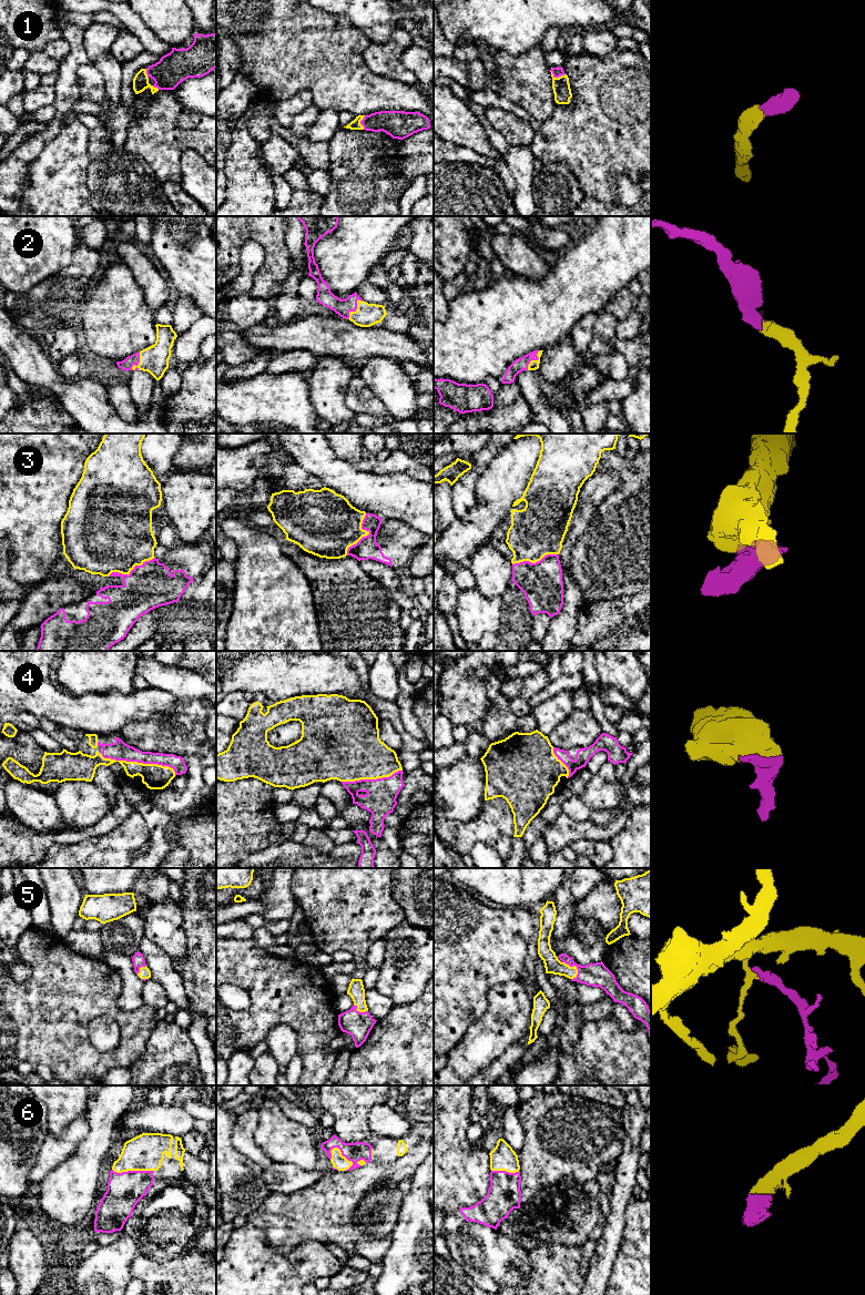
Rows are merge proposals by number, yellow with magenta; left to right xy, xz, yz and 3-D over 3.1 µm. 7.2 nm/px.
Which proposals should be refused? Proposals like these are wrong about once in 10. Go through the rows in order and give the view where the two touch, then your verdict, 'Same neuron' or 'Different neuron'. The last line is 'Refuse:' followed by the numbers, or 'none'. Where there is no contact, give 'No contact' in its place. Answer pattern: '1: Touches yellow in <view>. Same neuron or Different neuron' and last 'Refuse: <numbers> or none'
1: Touches yellow in yz. Same neuron
2: Touches yellow in xz. Same neuron
3: Touches yellow in xz. Different neuron
4: Touches yellow in xy. Same neuron
5: Touches yellow in yz. Same neuron
6: Touches yellow in xz. Same neuron
Refuse: 3

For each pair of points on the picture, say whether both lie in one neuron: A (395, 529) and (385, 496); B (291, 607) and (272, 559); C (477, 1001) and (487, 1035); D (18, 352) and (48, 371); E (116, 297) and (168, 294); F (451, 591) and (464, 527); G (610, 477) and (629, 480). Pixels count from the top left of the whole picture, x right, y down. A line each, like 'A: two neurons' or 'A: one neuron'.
A: two neurons
B: one neuron
C: two neurons
D: one neuron
E: two neurons
F: two neurons
G: two neurons

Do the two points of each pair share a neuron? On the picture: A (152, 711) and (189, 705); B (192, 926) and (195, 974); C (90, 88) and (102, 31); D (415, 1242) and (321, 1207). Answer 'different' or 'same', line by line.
A: different
B: same
C: different
D: different

